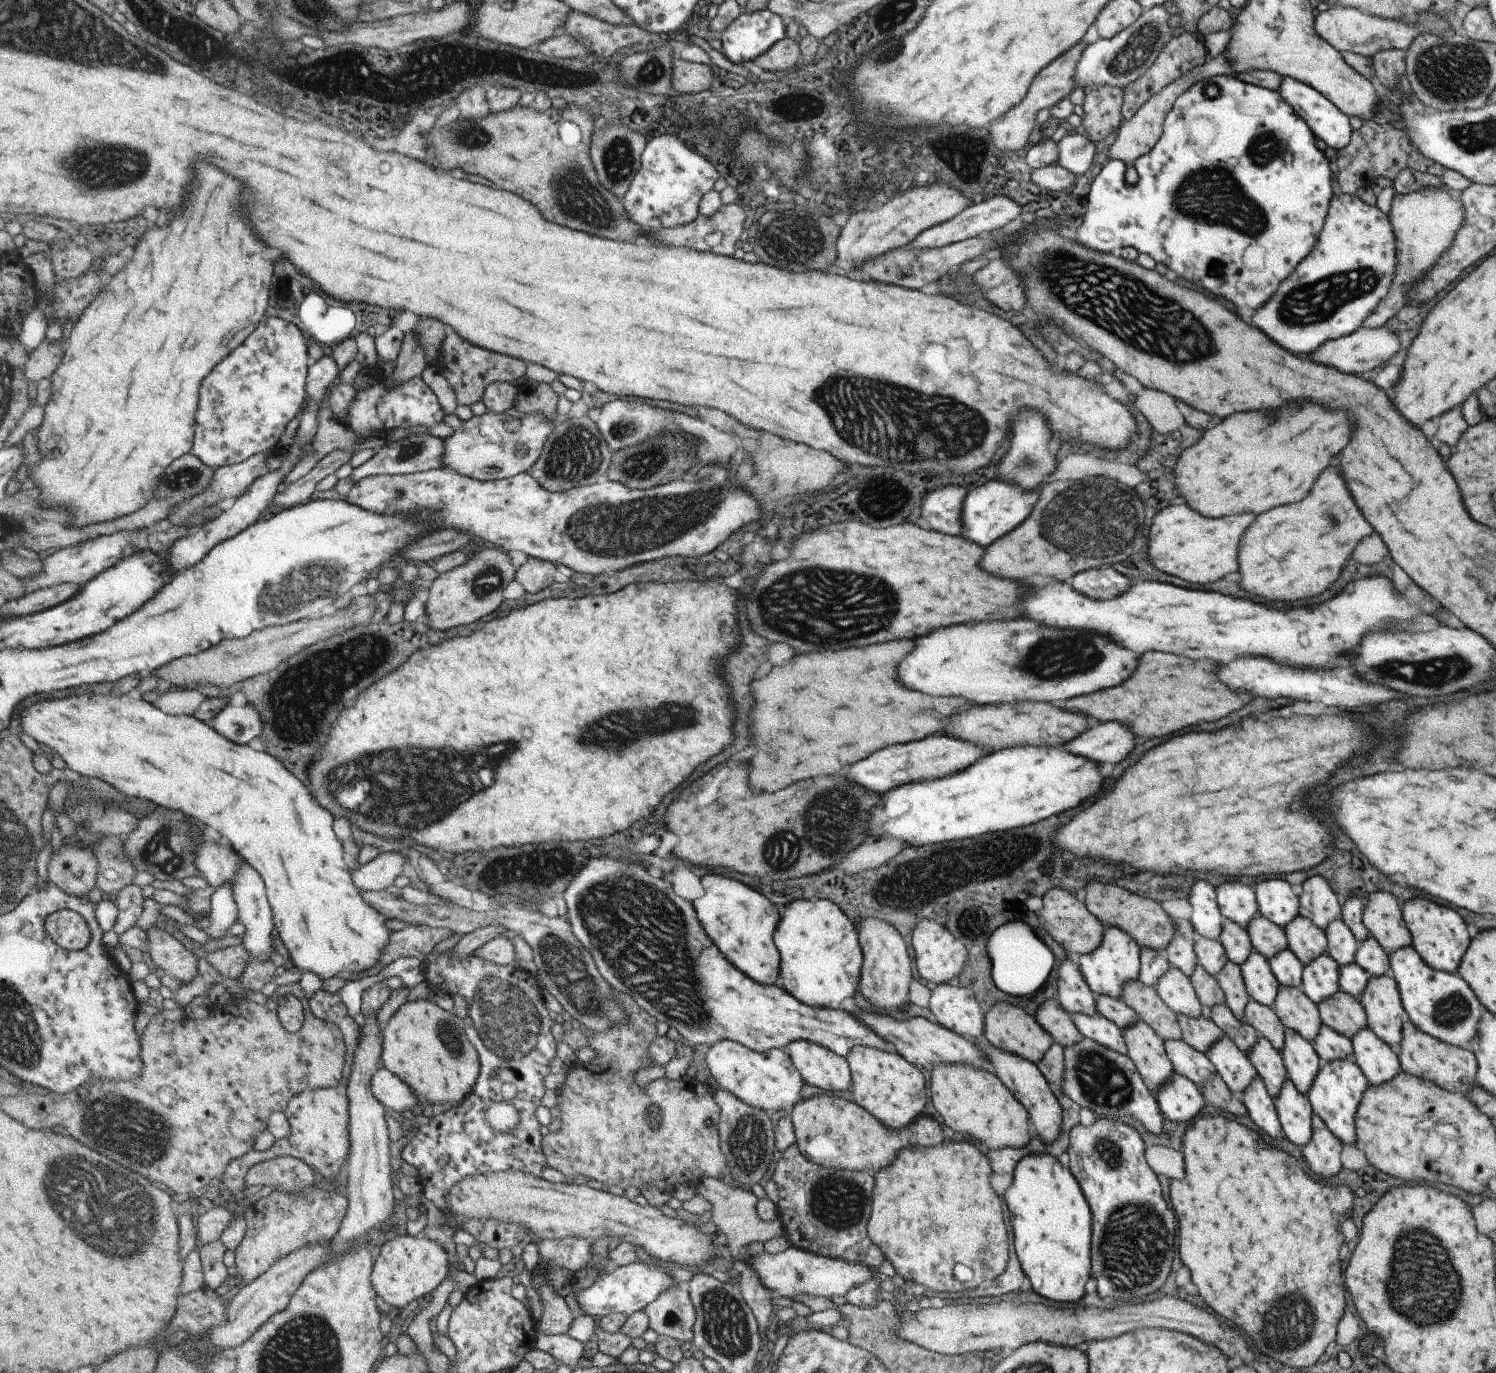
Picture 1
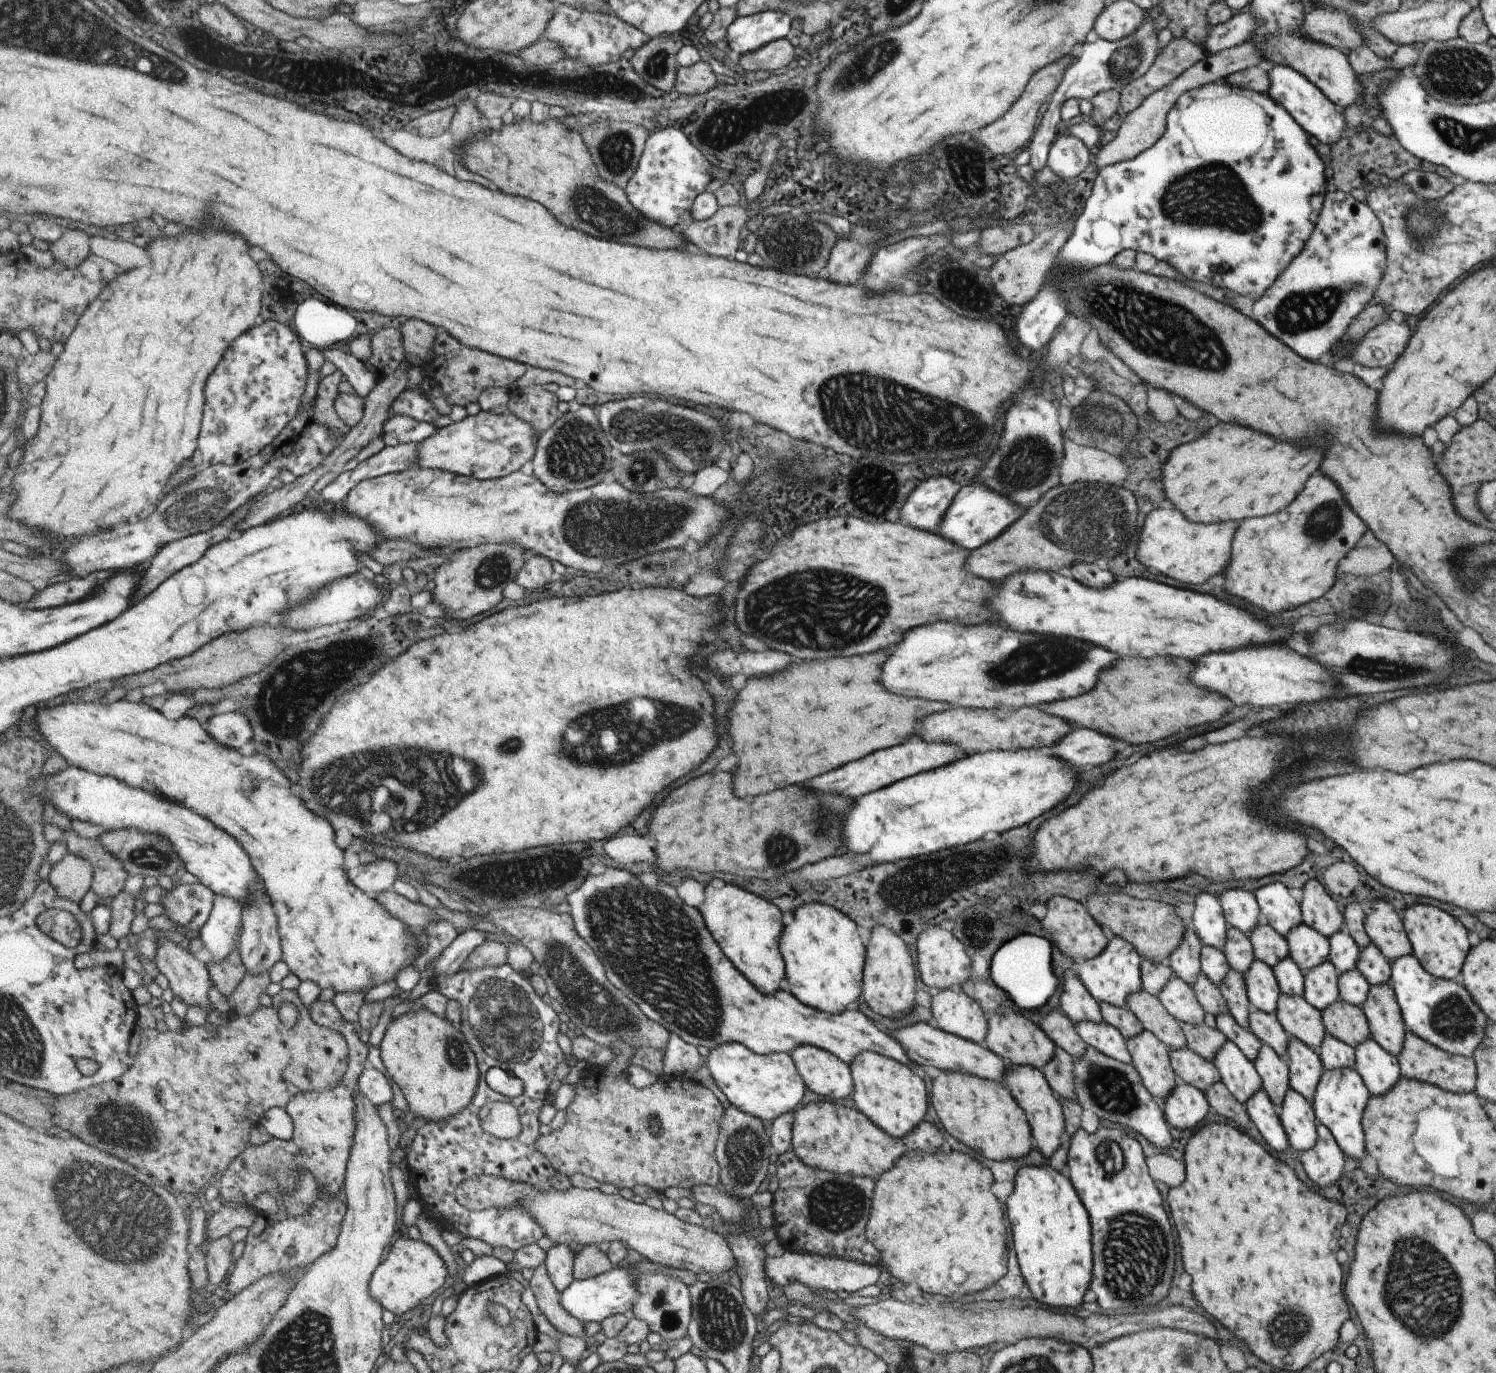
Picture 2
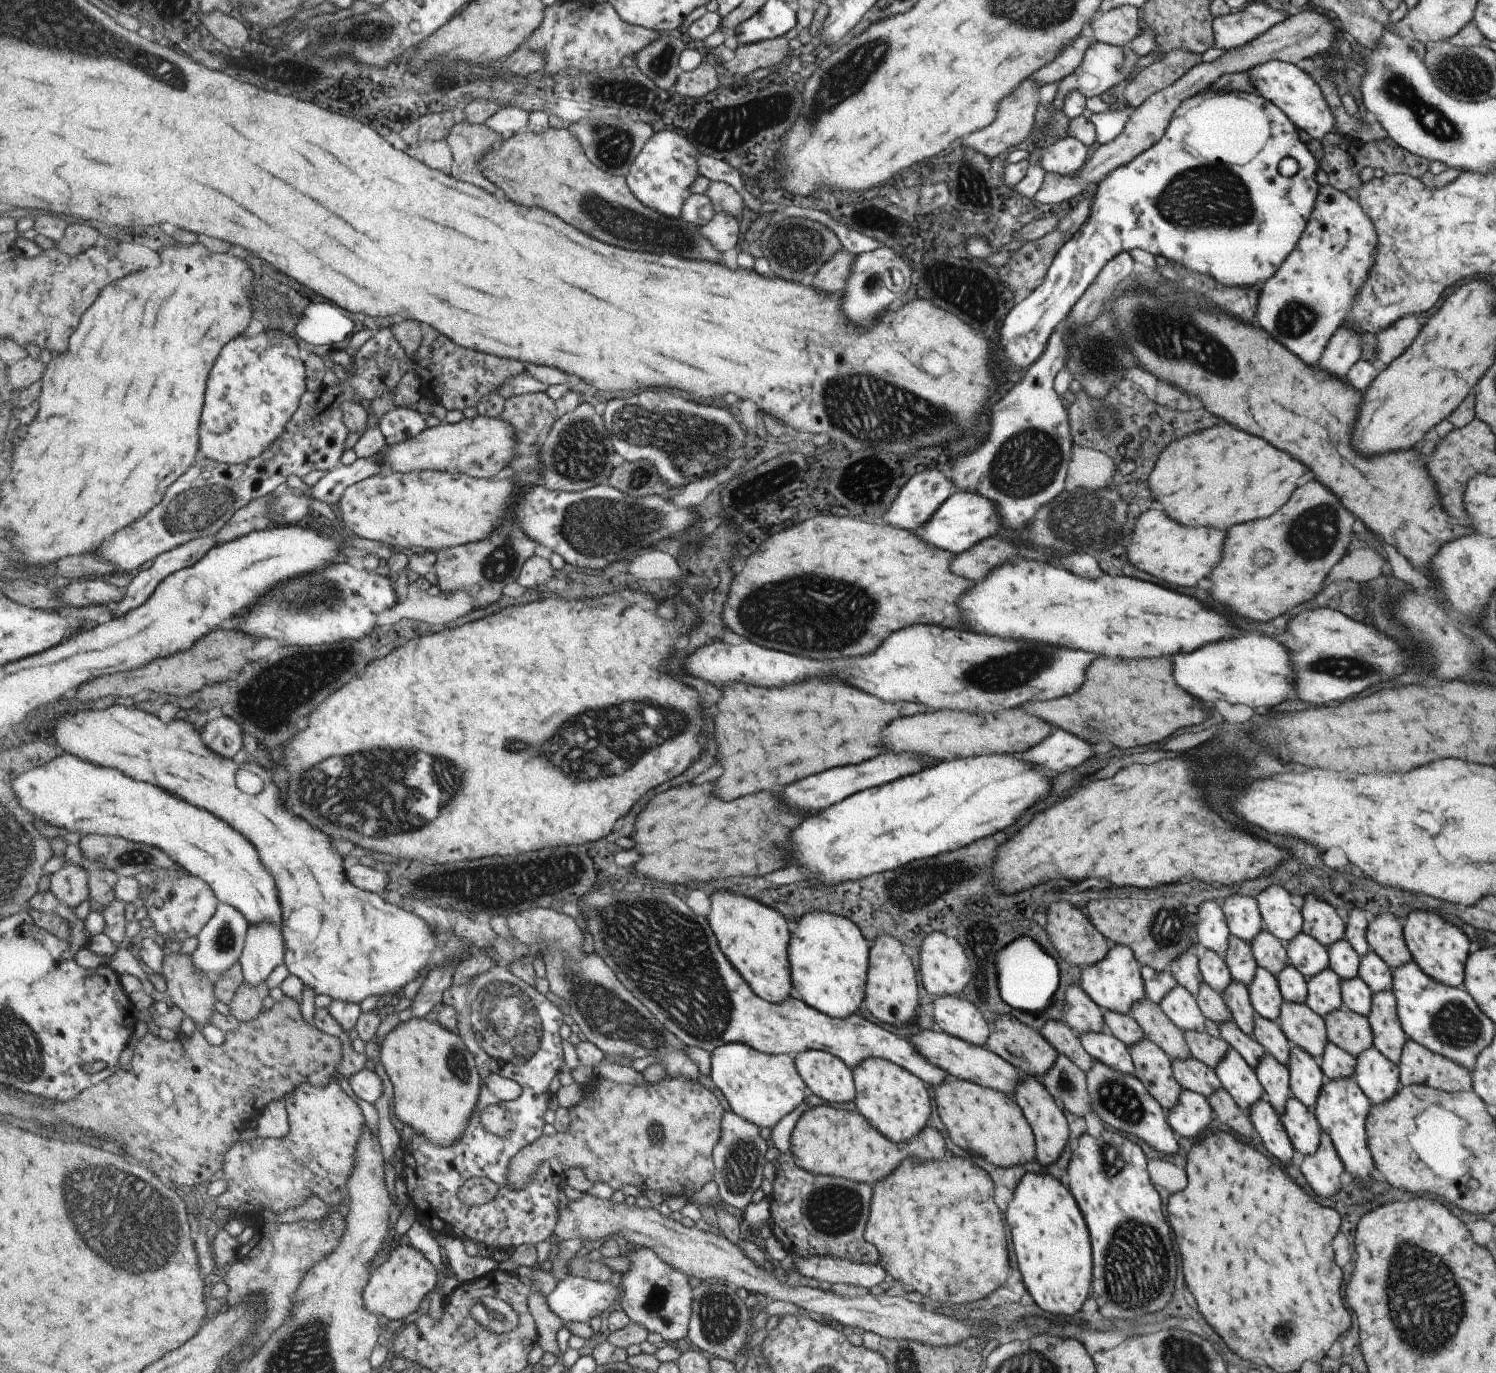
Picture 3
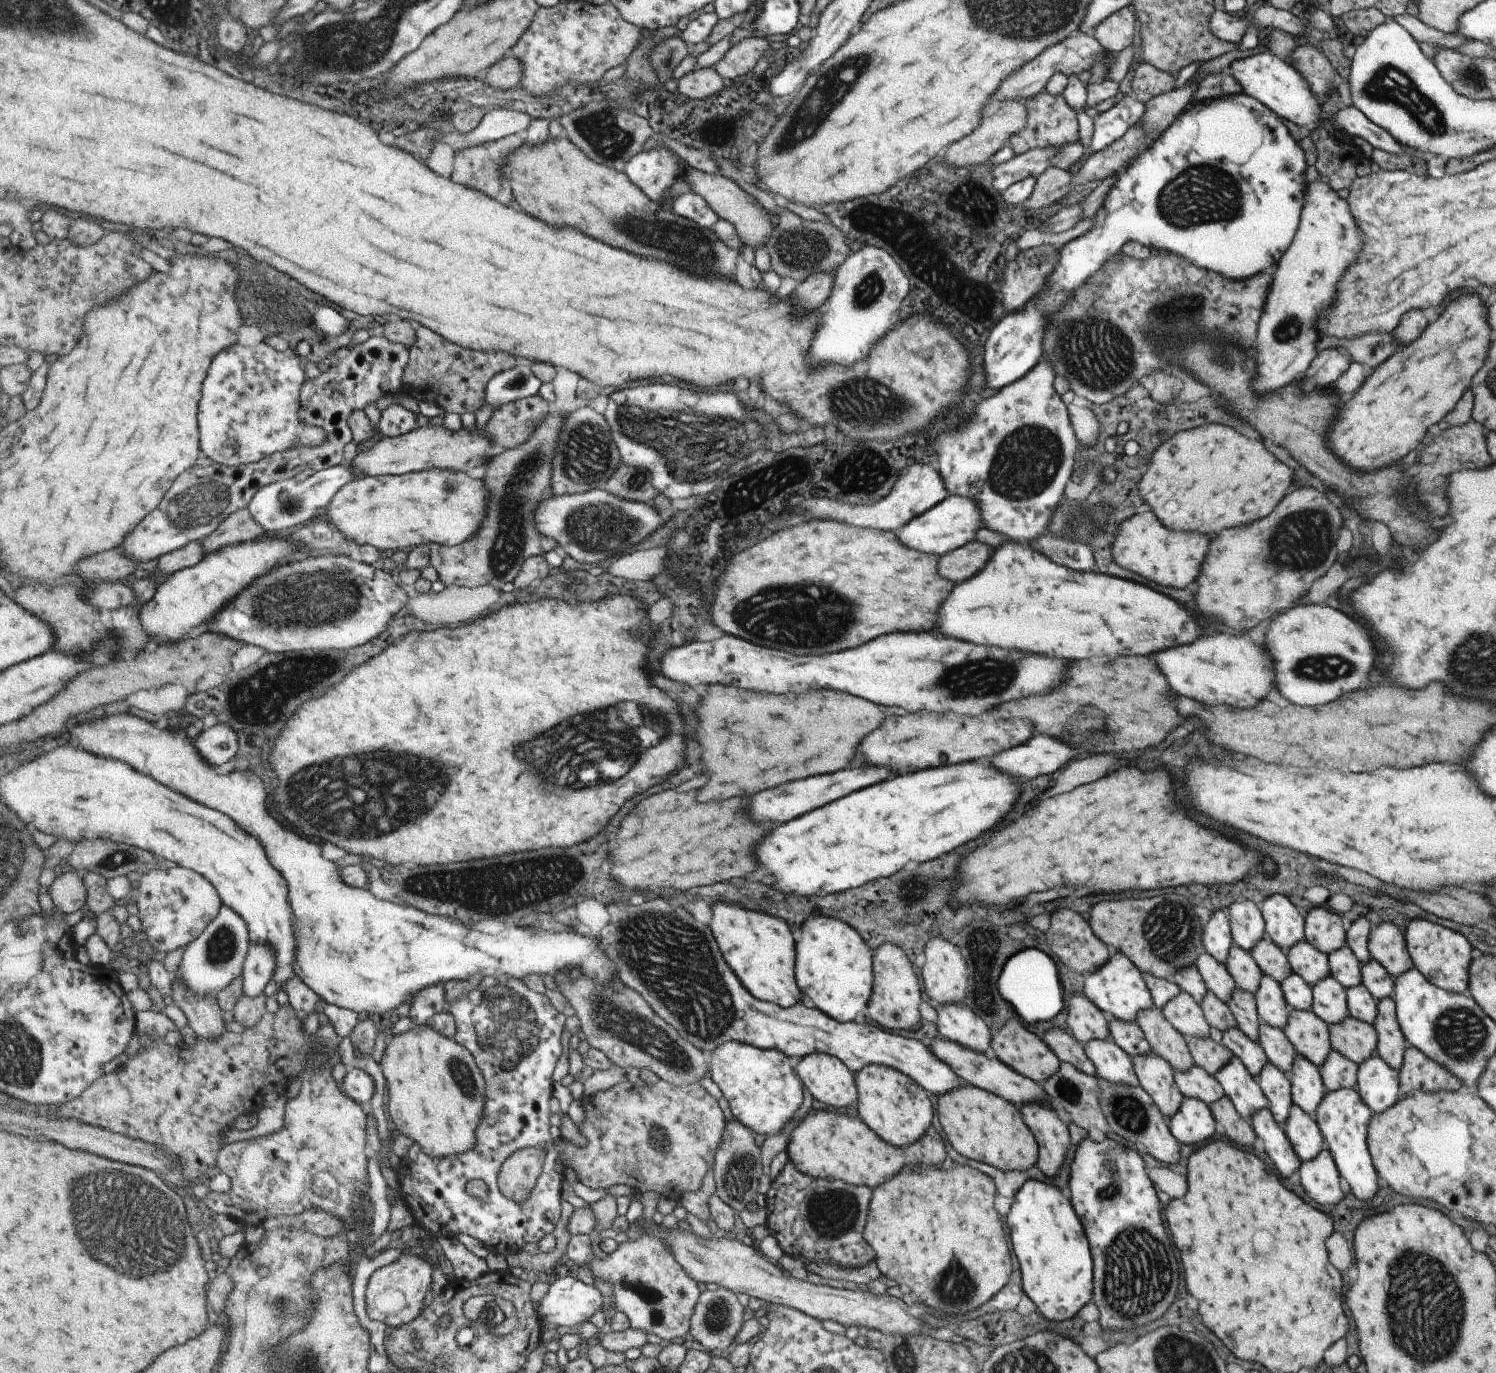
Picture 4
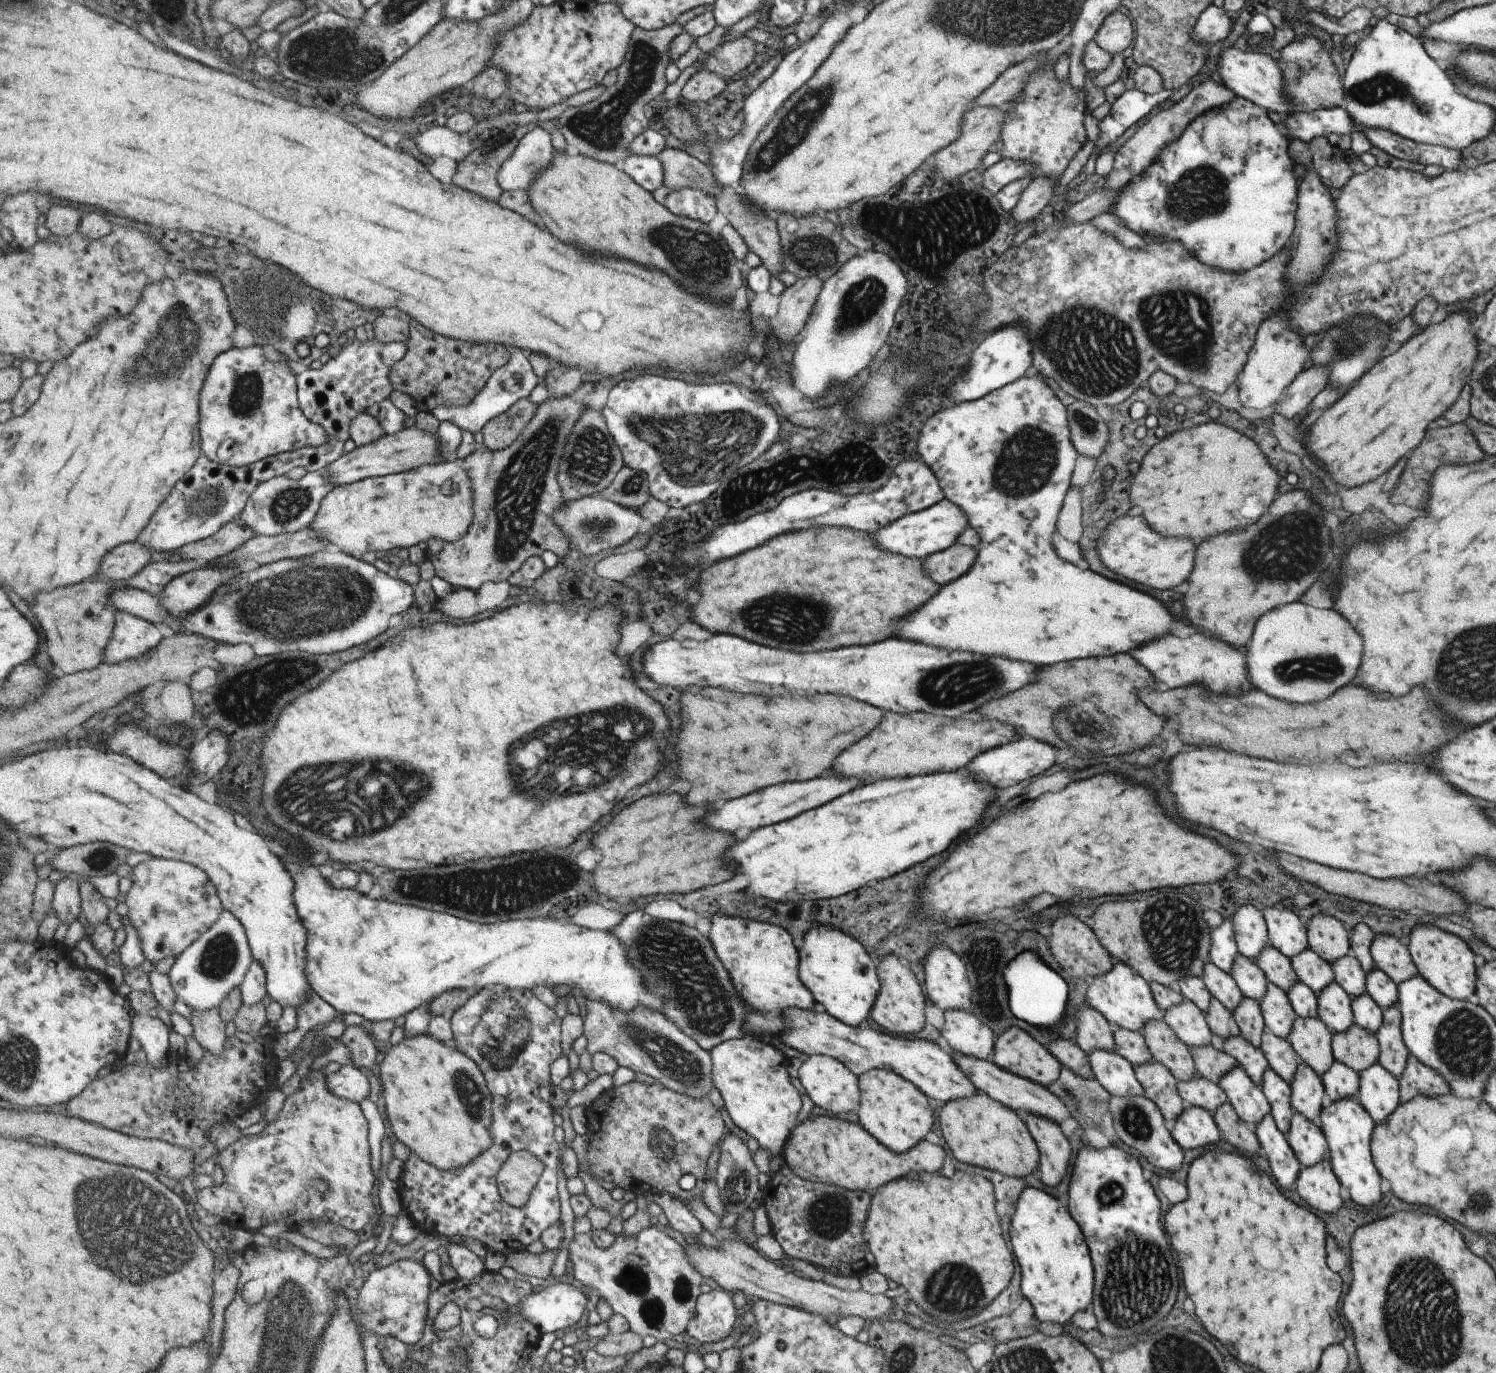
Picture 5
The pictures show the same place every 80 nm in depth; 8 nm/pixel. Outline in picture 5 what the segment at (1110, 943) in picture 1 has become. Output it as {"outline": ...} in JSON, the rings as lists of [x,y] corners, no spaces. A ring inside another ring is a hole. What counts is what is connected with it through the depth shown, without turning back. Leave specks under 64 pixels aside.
{"outline":[[[1112,962],[1110,971],[1087,980],[1084,1000],[1111,1024],[1130,1031],[1141,1031],[1146,1020],[1162,1020],[1162,1011],[1157,1008],[1146,980],[1135,974],[1124,962]]]}

